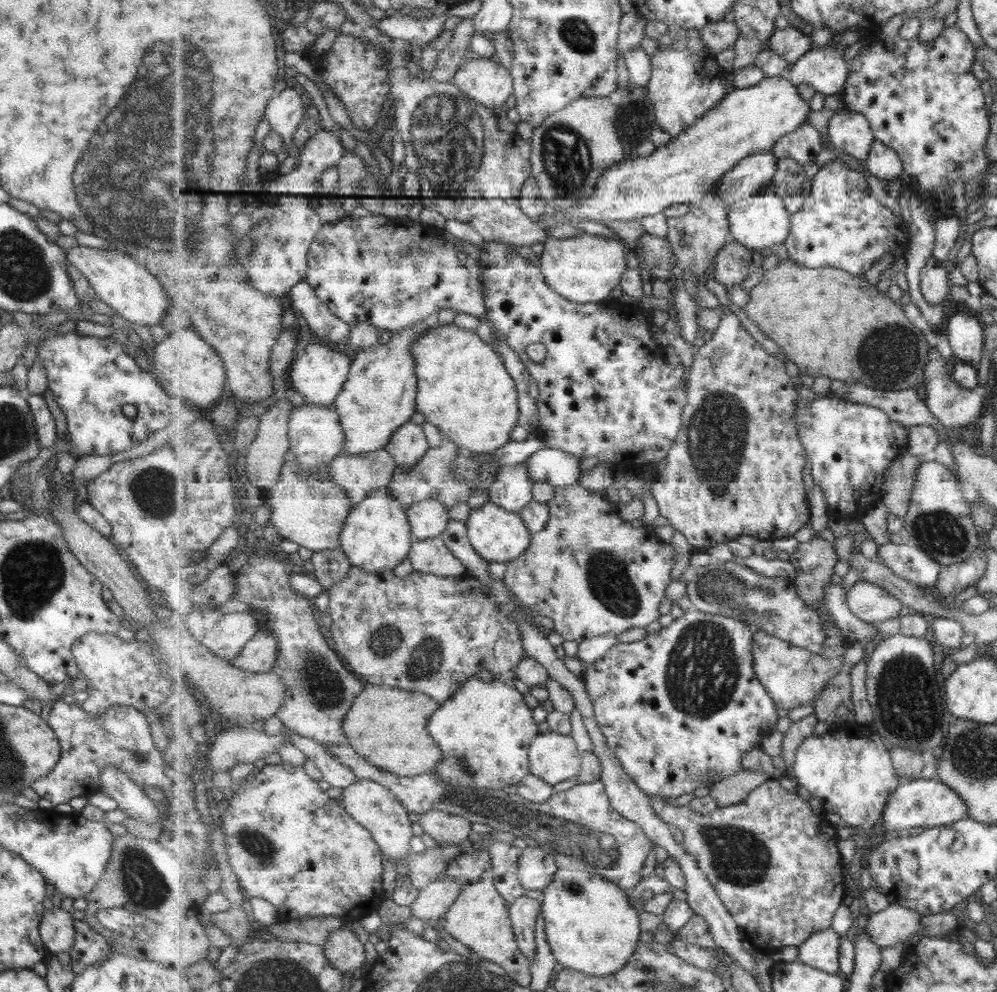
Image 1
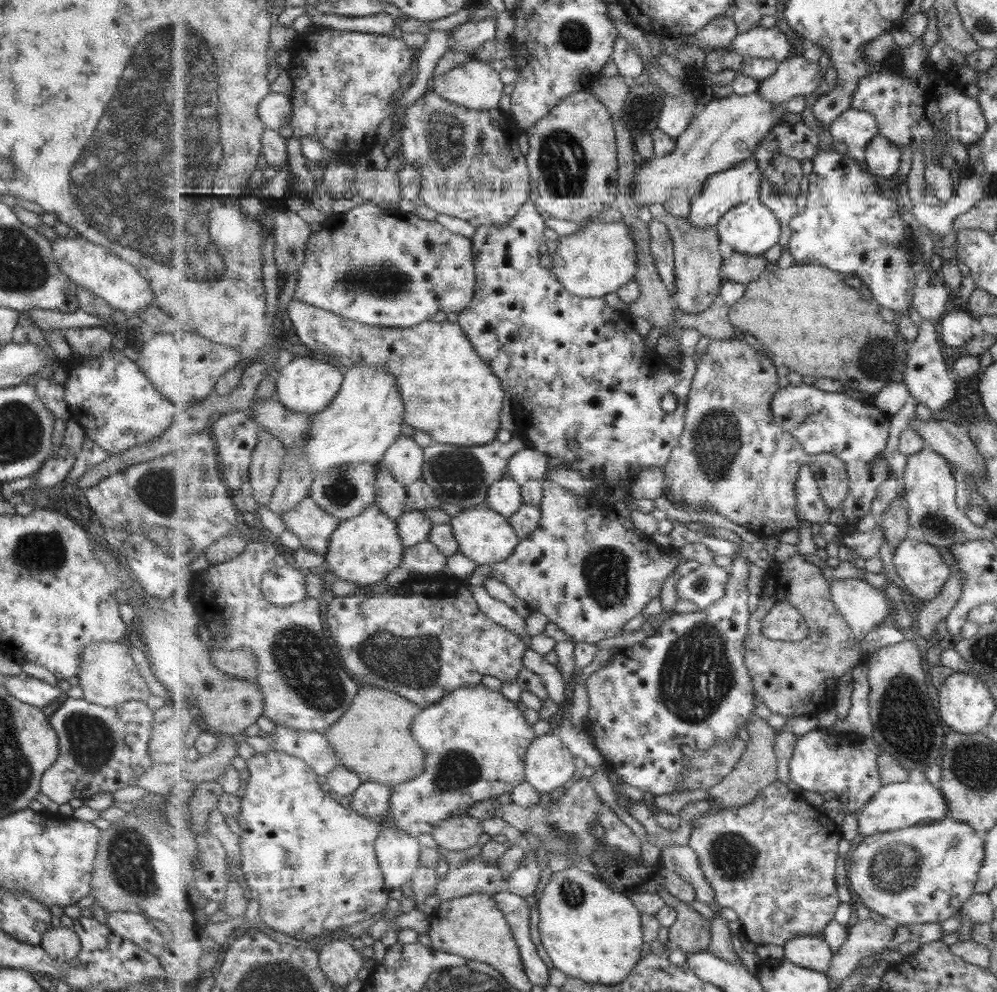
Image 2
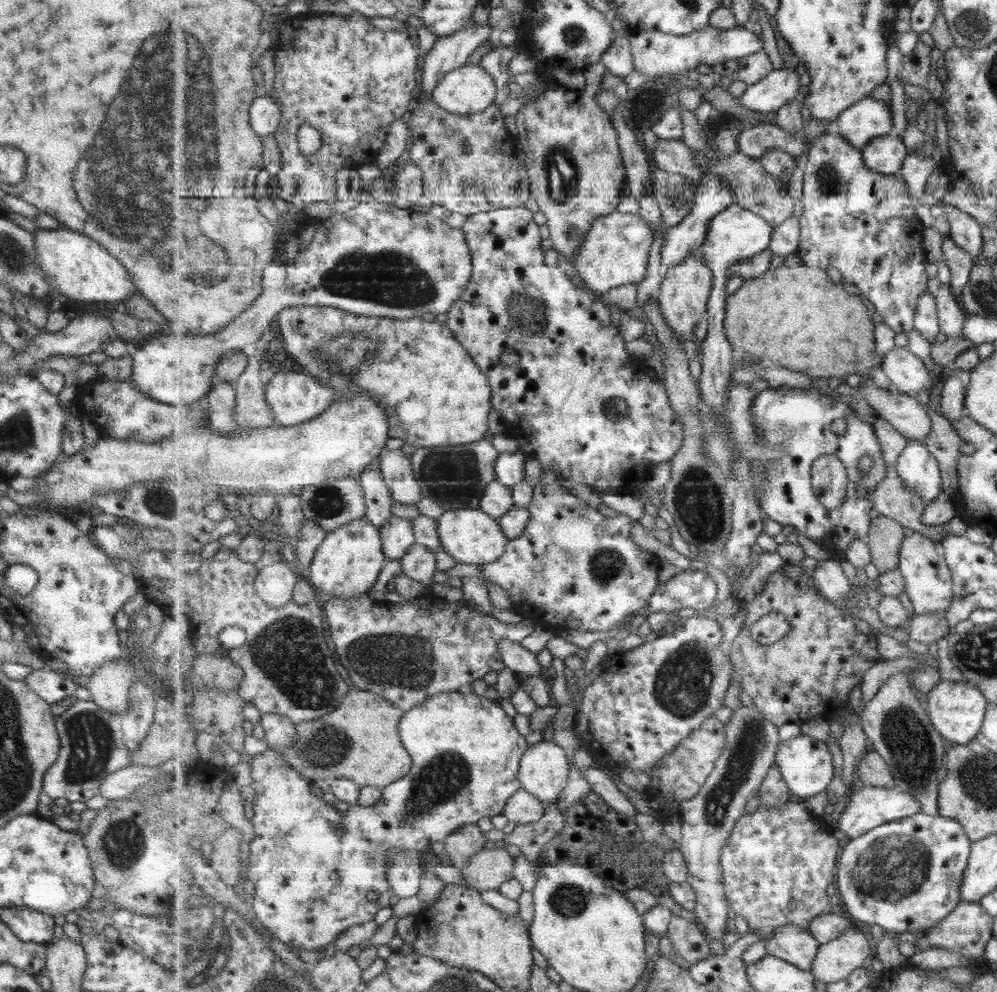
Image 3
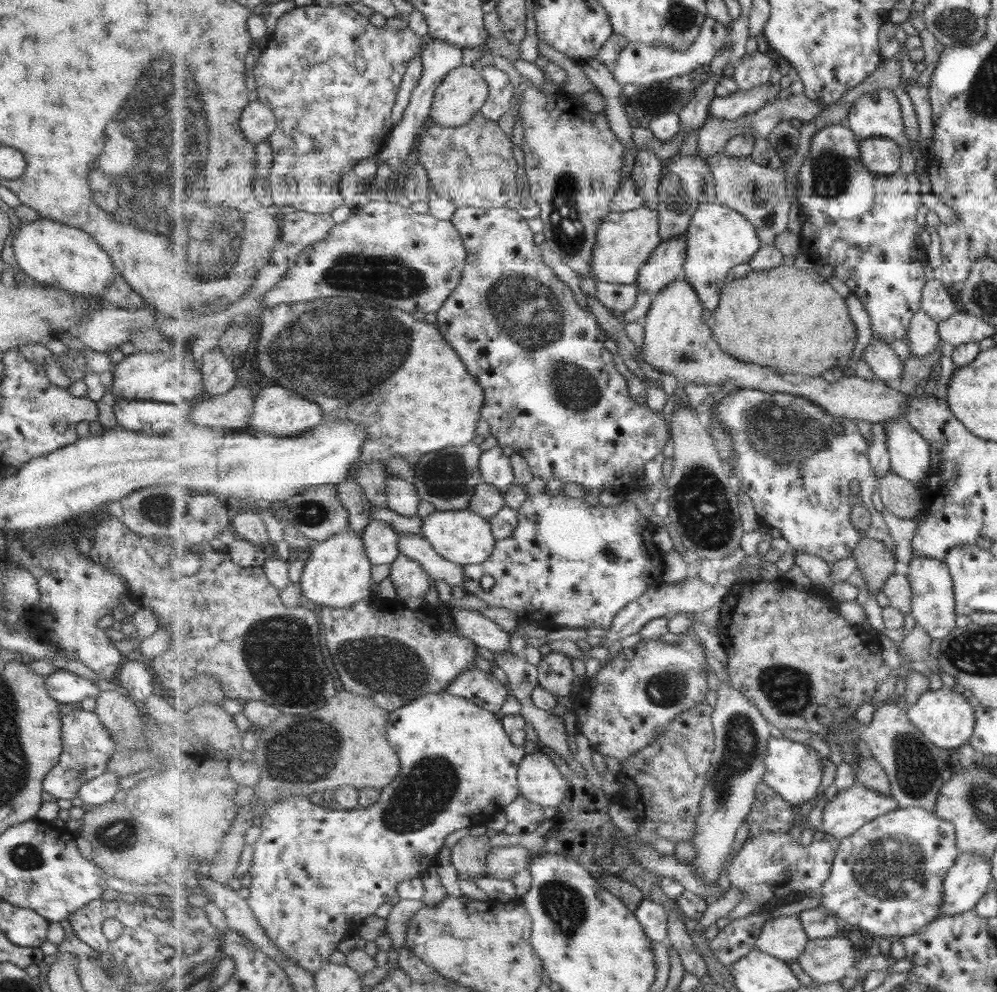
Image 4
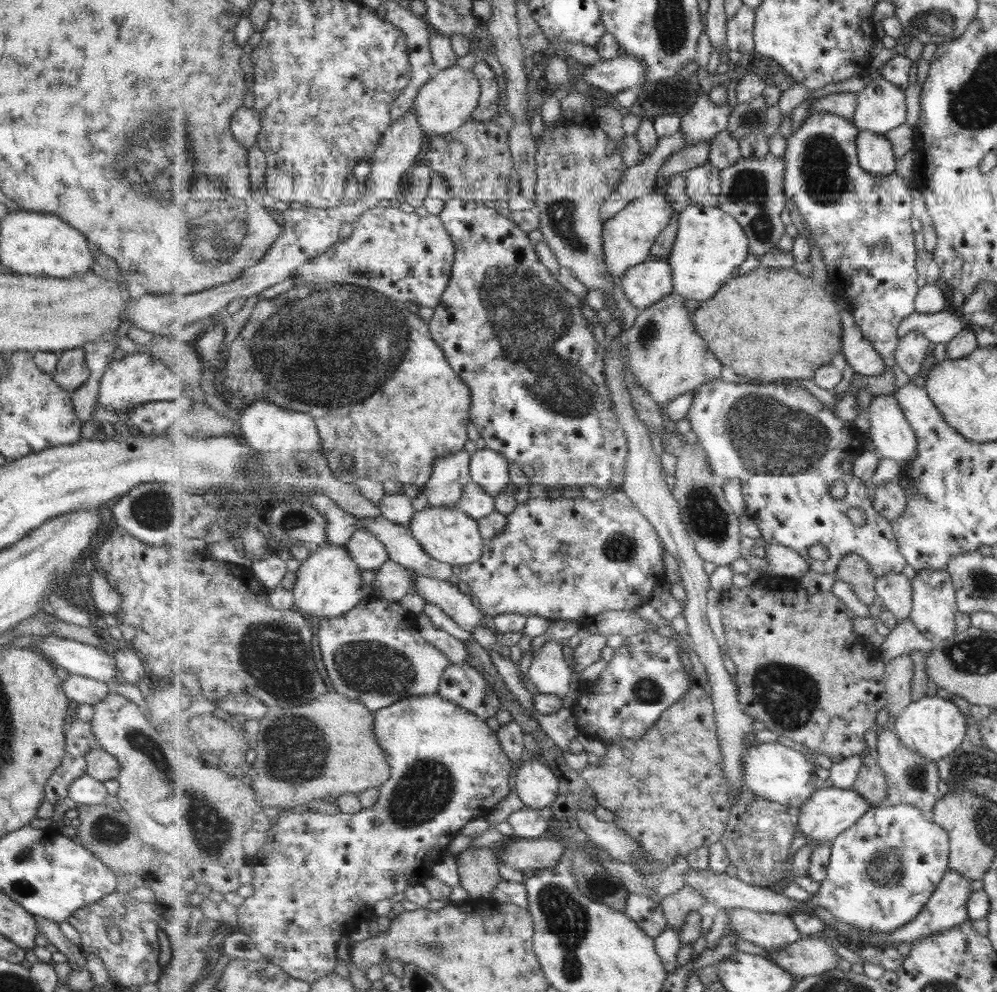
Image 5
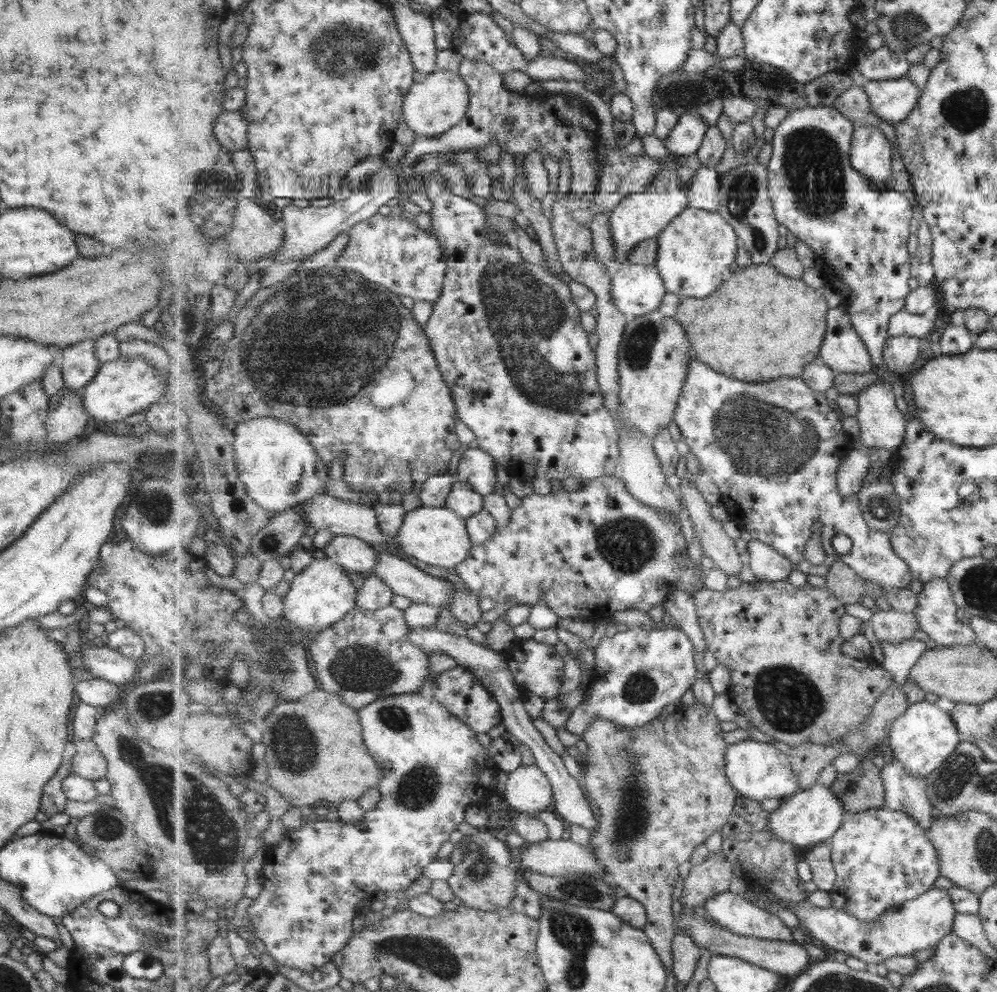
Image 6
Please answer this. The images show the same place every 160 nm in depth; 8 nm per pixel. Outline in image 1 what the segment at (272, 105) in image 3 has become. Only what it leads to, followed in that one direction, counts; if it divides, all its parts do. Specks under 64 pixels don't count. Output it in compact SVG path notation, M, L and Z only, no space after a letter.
M291 88L283 89L268 104L266 120L285 142L292 143L294 134L306 116L304 95Z

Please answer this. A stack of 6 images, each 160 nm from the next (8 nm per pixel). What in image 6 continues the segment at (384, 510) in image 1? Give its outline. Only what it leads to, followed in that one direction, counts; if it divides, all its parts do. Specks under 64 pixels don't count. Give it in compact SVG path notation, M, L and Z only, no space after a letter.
M317 554L314 561L301 574L295 574L291 588L284 598L284 616L307 637L340 623L344 616L357 607L359 586L347 576L340 564L324 555Z

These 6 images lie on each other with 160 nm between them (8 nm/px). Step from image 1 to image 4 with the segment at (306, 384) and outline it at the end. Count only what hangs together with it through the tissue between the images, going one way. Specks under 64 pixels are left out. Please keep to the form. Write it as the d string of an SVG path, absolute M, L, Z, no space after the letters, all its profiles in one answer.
M280 385L259 387L257 394L256 410L252 414L252 423L250 424L251 430L293 438L311 431L312 428L319 426L325 420L324 409L320 407L318 401L301 397L299 393Z

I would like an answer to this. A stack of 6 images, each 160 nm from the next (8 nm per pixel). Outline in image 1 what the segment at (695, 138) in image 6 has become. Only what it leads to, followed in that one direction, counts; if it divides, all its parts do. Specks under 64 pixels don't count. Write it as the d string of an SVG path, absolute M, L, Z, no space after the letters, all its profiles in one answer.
M835 39L820 48L813 47L791 65L786 78L797 86L811 84L823 95L842 94L851 71L843 50Z

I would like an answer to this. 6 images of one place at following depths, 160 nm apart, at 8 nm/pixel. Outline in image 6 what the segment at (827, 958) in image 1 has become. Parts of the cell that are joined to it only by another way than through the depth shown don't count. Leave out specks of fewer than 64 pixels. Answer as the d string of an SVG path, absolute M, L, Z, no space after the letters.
M733 892L717 894L703 907L712 920L737 936L794 943L792 928L775 911L767 912Z

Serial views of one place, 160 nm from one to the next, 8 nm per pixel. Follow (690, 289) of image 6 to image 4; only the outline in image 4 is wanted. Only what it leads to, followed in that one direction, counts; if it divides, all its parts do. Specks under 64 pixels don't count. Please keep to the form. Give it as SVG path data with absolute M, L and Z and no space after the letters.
M700 203L686 232L688 259L684 264L684 278L699 292L701 303L712 315L721 306L721 295L730 281L734 268L747 264L762 247L759 232L752 221L734 208L715 203Z

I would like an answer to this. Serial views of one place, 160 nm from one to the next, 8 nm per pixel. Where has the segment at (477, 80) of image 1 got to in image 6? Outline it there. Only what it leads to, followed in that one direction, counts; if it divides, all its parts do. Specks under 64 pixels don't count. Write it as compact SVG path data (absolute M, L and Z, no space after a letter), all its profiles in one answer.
M439 69L425 75L409 89L404 100L404 120L419 136L438 137L468 115L469 103L471 92L460 72Z

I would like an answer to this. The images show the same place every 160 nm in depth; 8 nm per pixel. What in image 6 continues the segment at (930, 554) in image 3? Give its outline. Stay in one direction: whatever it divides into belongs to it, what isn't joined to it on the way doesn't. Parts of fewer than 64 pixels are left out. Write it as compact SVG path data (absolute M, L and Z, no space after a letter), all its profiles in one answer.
M933 578L917 586L919 604L914 614L919 628L939 646L971 644L976 635L957 618L957 603L946 578Z

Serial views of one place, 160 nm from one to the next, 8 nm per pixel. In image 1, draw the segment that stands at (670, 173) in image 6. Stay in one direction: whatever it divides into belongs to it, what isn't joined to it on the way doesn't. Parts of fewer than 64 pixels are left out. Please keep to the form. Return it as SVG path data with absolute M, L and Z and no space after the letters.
M581 233L574 237L548 237L540 255L540 269L548 285L573 303L589 304L607 300L622 283L627 268L627 246L609 237Z

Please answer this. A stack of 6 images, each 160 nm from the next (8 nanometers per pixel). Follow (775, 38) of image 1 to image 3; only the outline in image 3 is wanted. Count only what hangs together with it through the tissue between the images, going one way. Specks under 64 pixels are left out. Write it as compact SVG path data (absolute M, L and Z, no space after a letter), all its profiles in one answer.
M709 25L700 31L693 31L688 35L673 35L661 31L632 32L630 34L632 53L636 62L637 72L646 74L649 79L668 77L669 74L684 73L696 70L701 64L710 67L726 60L743 58L764 50L764 40L753 34L750 27L737 26L731 30L723 30Z

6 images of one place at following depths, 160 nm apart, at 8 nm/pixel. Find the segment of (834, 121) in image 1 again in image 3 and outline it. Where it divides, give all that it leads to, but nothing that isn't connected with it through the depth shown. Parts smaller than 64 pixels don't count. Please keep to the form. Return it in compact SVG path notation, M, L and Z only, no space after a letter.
M871 95L853 104L834 124L839 134L861 150L874 138L893 132L893 118L887 104Z

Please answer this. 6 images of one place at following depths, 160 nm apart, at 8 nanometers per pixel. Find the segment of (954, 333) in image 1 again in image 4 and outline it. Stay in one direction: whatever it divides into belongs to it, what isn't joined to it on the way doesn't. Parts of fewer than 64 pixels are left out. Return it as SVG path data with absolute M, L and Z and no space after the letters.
M931 279L924 288L922 308L937 323L945 322L953 314L958 313L955 300L953 300L954 292L947 282L947 279Z

